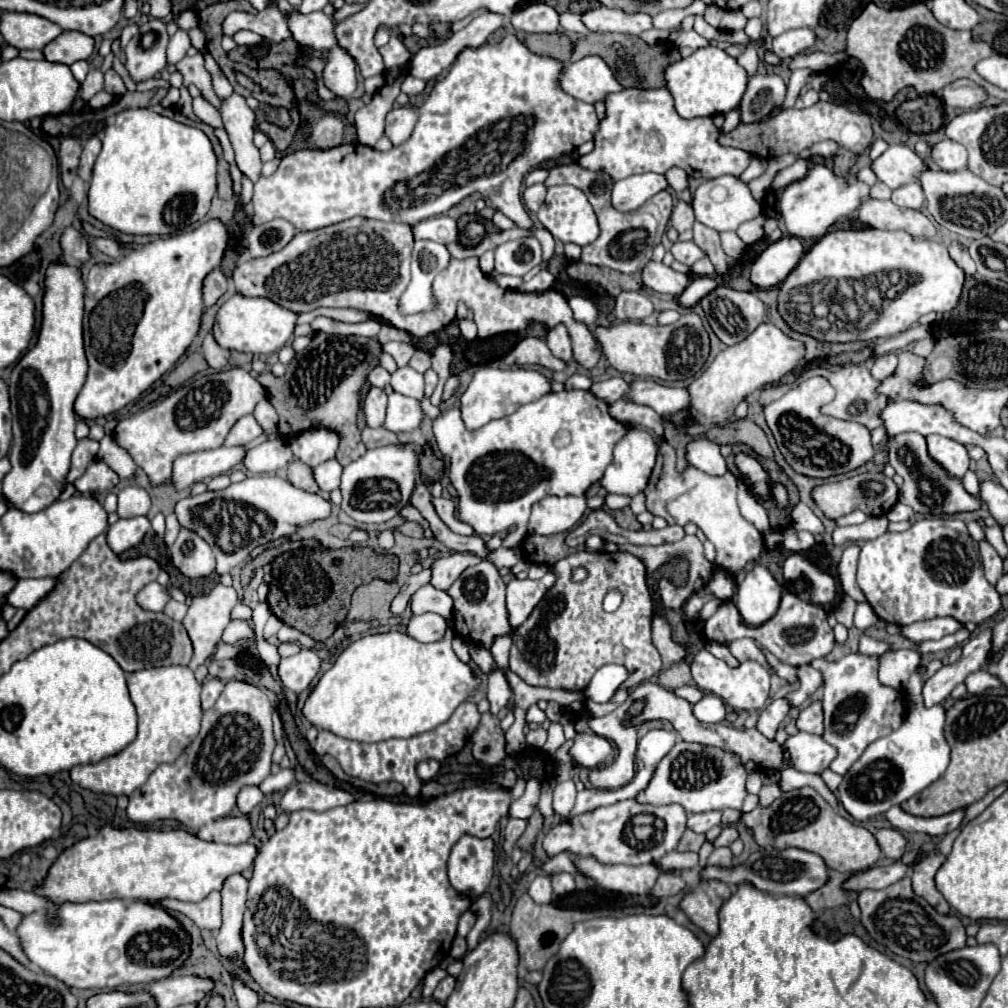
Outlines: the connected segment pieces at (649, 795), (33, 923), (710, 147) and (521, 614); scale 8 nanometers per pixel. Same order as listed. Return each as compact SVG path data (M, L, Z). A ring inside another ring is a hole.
M677 741L675 747L657 765L655 775L645 791L637 795L637 801L651 805L679 803L687 813L705 813L713 809L741 809L747 797L747 771L743 761L735 753L727 753L719 747L705 747L699 743Z
M111 899L49 905L45 911L23 915L15 935L35 967L77 989L147 985L169 977L189 957L189 935L181 925L165 909L143 901Z
M623 89L605 99L607 117L599 121L595 149L579 157L579 165L589 171L605 171L613 181L635 173L665 173L671 167L681 167L689 177L715 179L721 175L741 175L751 161L743 149L719 145L719 129L709 117L683 119L675 111L671 93L661 89Z
M551 567L539 581L513 579L507 583L507 619L511 621L511 635L513 629L517 629L529 617L533 607L553 587L553 583L555 571Z

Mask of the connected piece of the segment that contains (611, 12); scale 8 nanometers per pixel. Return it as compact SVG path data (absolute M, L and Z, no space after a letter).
M601 5L599 9L581 15L583 23L591 31L611 31L611 33L631 33L639 35L651 29L651 17L647 13L627 13L619 7Z

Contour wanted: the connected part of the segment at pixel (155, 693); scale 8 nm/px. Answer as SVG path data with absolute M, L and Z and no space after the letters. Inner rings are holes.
M155 667L131 673L127 679L131 701L139 715L137 739L121 753L93 765L77 765L71 769L71 781L83 789L107 795L131 795L147 781L161 763L175 763L187 745L197 737L201 723L201 683L189 667Z

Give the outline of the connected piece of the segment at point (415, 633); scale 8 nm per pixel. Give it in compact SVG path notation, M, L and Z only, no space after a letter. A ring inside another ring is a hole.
M435 613L415 615L415 617L411 617L411 621L407 625L407 633L421 643L439 641L439 639L443 639L445 631L447 631L447 619L441 615L435 615Z

